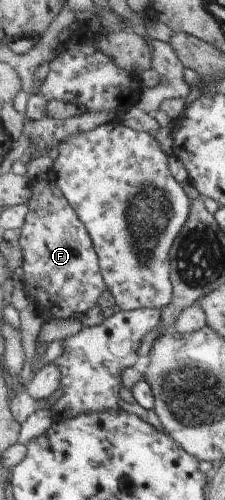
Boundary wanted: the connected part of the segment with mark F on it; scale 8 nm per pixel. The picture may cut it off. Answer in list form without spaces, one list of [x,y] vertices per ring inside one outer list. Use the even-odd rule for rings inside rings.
[[[52,176],[33,182],[33,190],[36,199],[20,237],[26,296],[37,304],[44,320],[85,315],[98,304],[98,298],[107,289],[95,243]]]

